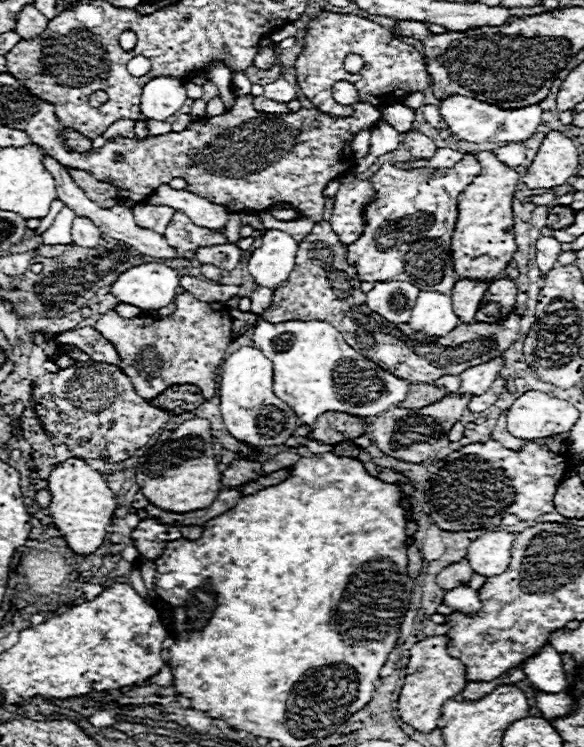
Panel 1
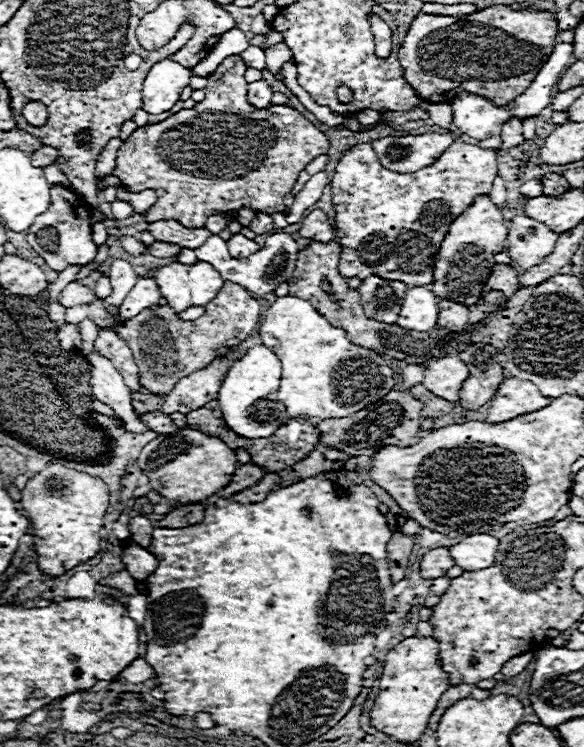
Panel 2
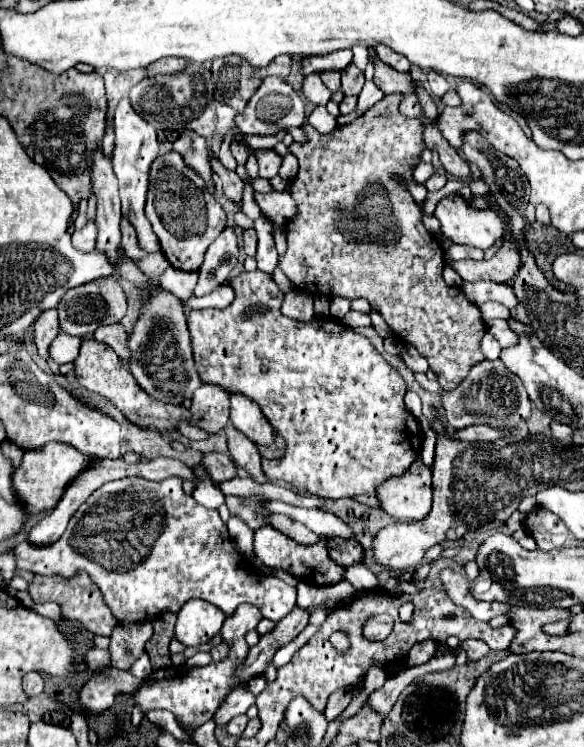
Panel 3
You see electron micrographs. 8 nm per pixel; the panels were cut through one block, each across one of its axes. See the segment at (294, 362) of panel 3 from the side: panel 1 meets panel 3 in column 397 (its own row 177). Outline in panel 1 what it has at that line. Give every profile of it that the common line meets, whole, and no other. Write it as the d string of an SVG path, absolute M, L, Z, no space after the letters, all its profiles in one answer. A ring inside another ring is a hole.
M474 152L464 154L464 158L452 168L400 170L390 162L382 164L380 170L370 178L372 186L376 186L377 200L364 207L364 234L348 246L348 262L356 266L358 278L362 282L384 282L396 278L414 282L420 290L444 290L450 294L456 284L450 238L458 220L458 196L476 174L480 174L480 164Z

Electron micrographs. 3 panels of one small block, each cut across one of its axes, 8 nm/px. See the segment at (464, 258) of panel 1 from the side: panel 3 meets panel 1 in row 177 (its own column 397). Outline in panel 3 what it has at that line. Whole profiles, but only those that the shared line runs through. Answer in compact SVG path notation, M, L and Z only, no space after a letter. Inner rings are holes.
M414 462L404 476L380 484L376 496L392 518L422 520L432 506L432 472L422 462Z

